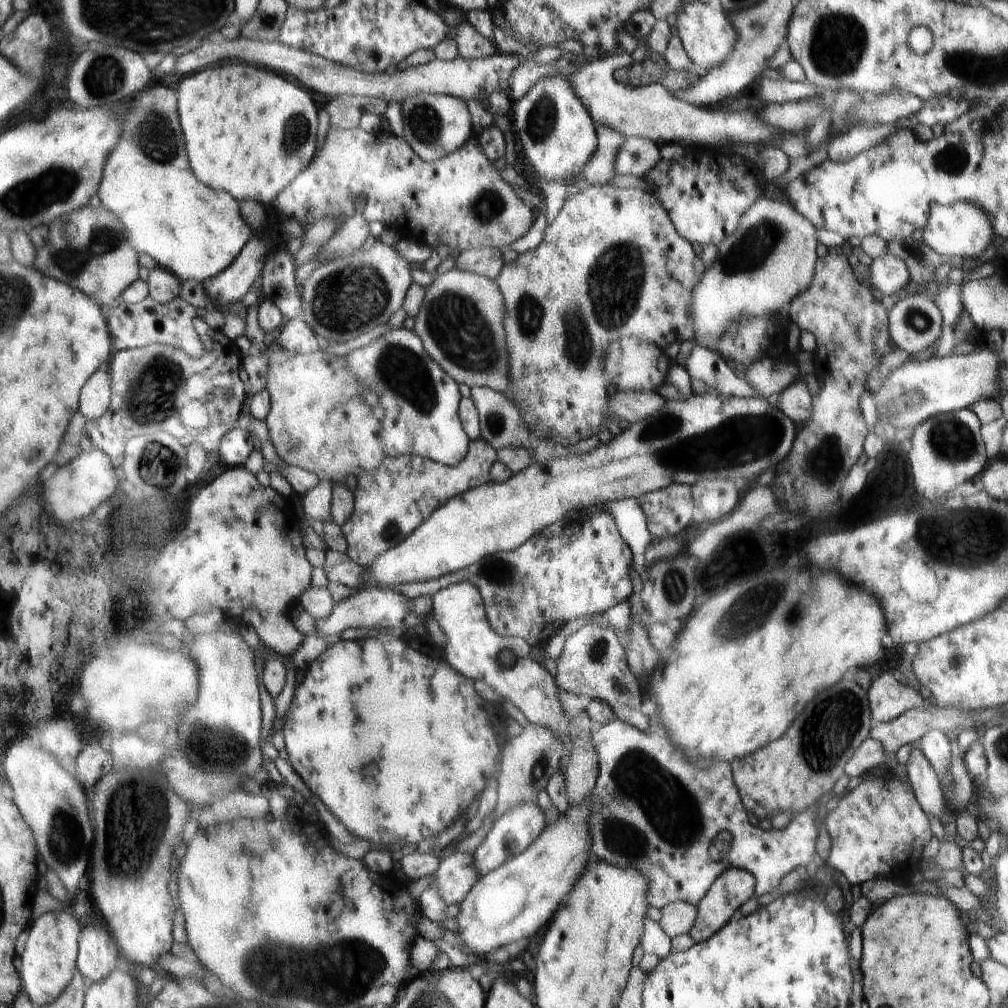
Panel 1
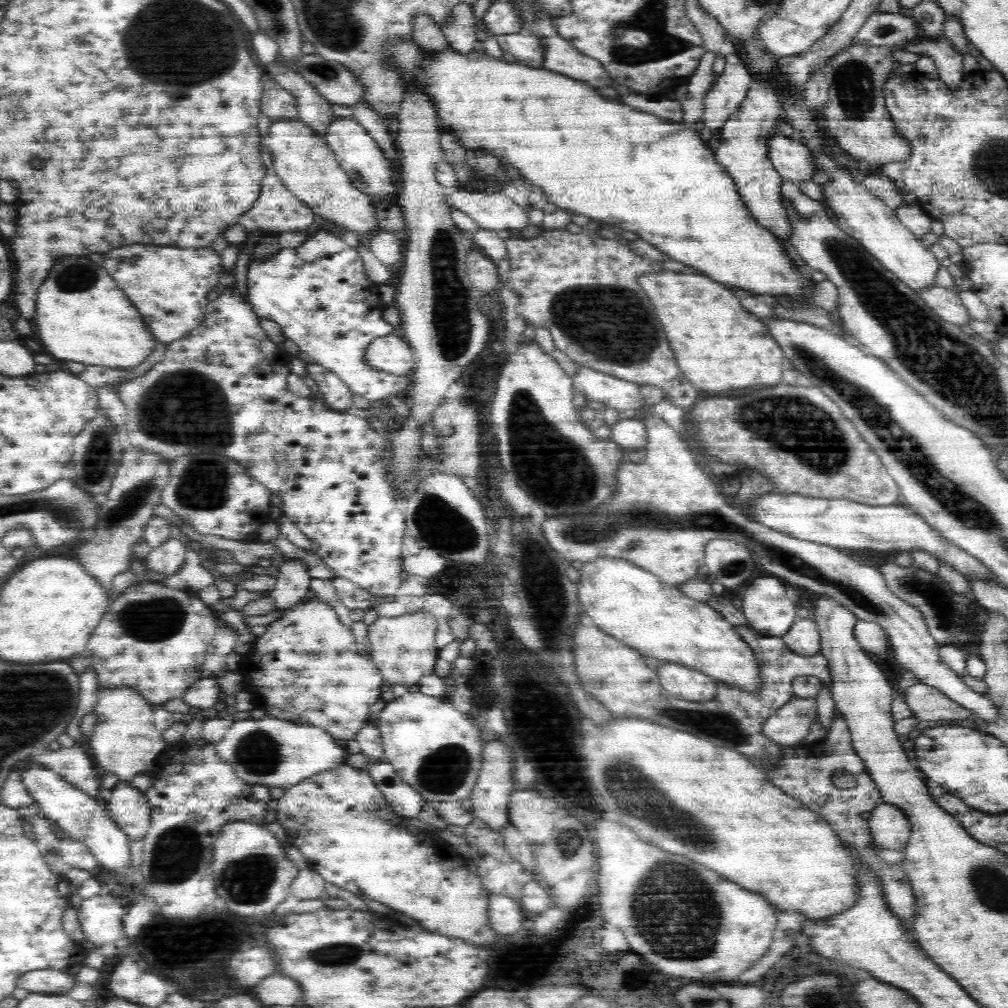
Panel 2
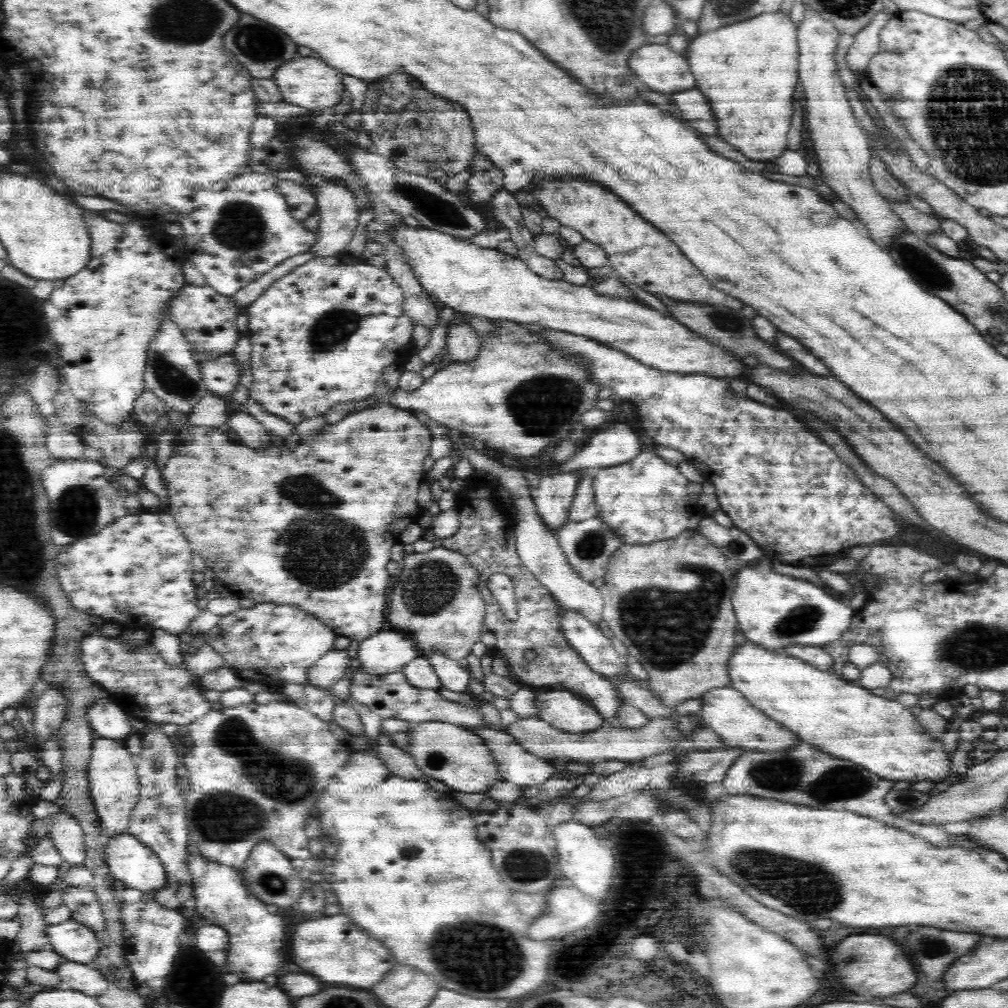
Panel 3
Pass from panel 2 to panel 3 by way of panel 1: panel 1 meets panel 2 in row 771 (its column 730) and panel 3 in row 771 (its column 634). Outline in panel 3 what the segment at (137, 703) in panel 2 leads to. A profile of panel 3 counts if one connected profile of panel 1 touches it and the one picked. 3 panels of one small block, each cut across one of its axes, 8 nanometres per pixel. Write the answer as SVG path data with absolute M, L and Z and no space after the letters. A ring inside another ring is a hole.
M98 738L93 742L87 776L89 792L101 826L112 828L114 832L127 832L135 804L140 798L139 776L133 755L127 750L124 741L112 738Z

